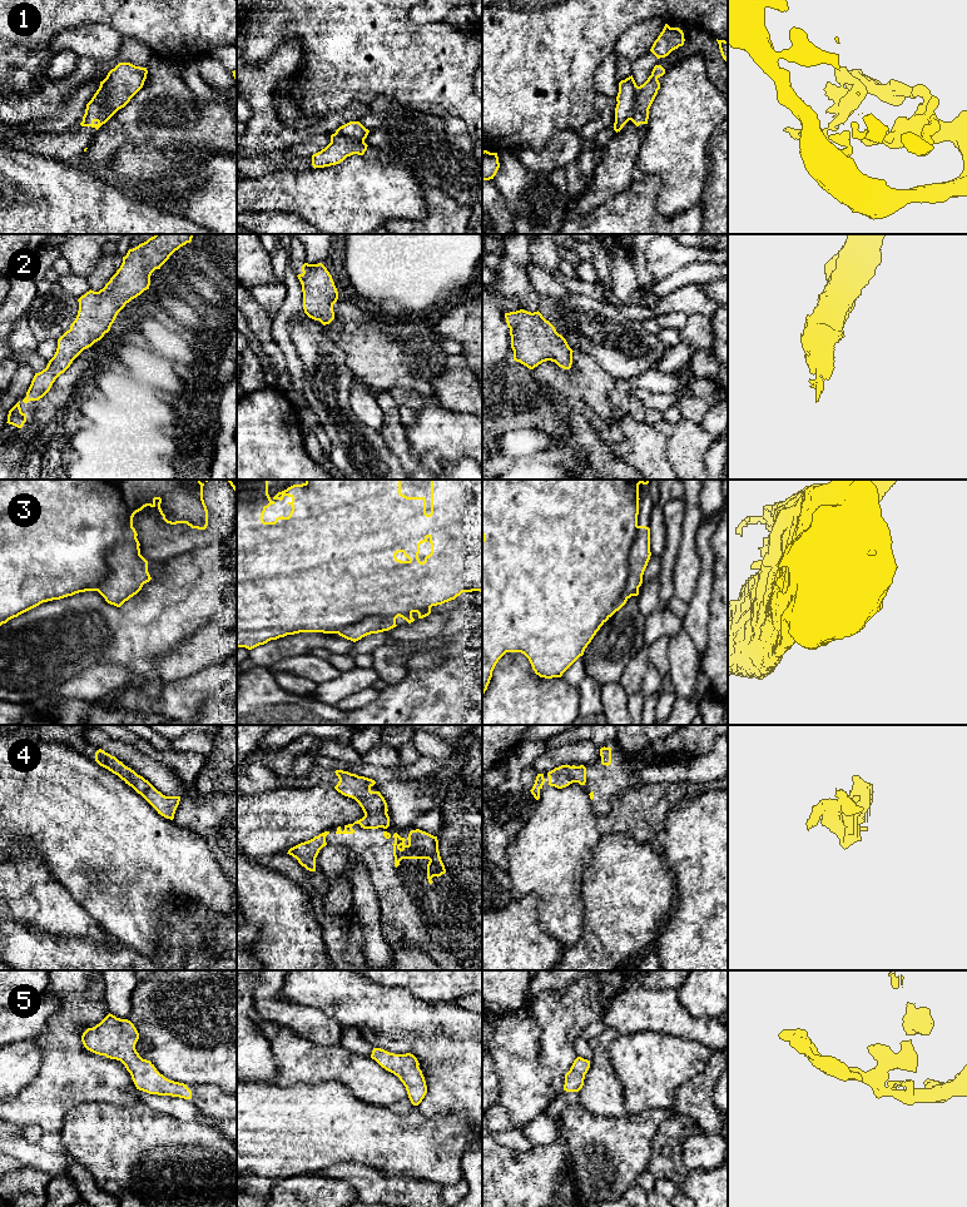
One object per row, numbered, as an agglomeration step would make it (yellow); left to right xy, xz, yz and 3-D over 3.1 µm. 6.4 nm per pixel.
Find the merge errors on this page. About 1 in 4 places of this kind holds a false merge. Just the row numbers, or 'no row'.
1, 3

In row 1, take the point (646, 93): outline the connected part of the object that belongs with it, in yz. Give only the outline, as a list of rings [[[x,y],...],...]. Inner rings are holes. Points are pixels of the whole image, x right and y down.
[[[655,65],[651,75],[648,80],[639,86],[638,95],[634,101],[634,108],[630,113],[630,120],[639,126],[640,124],[648,124],[649,109],[660,89],[659,78],[665,74],[665,69],[661,65]]]

